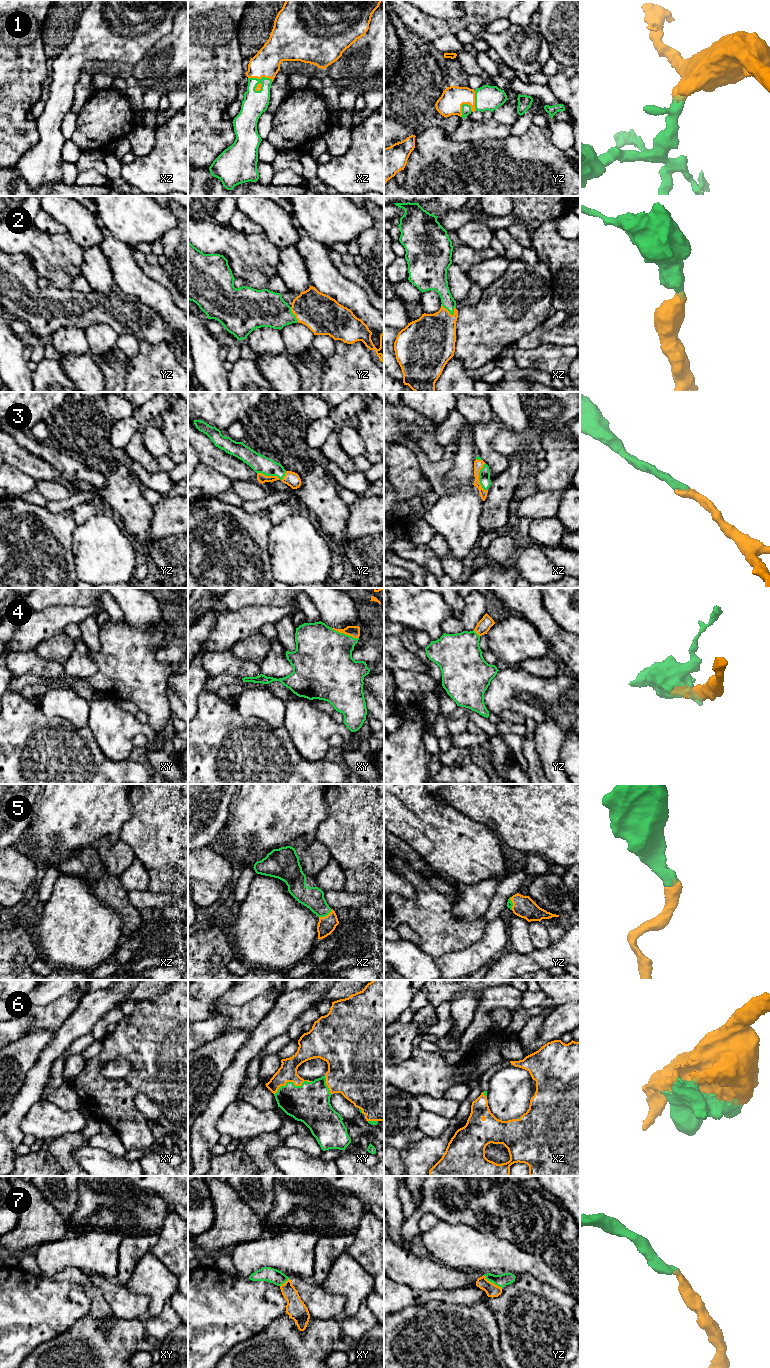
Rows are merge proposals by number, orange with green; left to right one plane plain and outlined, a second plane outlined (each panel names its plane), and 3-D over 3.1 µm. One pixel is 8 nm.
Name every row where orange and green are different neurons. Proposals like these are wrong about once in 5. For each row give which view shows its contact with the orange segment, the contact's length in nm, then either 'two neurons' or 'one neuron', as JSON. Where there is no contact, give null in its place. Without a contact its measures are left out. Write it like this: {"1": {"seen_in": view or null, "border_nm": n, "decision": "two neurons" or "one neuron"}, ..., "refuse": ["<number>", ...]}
{"1": {"seen_in": "xz", "border_nm": 200, "decision": "one neuron"}, "2": {"seen_in": "xz", "border_nm": 130, "decision": "one neuron"}, "3": {"seen_in": "xz", "border_nm": 220, "decision": "one neuron"}, "4": {"seen_in": "xy", "border_nm": 240, "decision": "one neuron"}, "5": {"seen_in": "xz", "border_nm": 130, "decision": "one neuron"}, "6": {"seen_in": "xy", "border_nm": 320, "decision": "one neuron"}, "7": {"seen_in": "yz", "border_nm": 190, "decision": "one neuron"}, "refuse": []}

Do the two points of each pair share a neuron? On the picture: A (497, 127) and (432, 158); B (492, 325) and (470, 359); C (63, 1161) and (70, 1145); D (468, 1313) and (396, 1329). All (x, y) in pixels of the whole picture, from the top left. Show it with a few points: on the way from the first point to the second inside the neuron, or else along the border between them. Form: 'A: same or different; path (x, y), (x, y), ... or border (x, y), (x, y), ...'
A: different; border (450, 136), (455, 141), (480, 141), (490, 138)
B: same; path (484, 333), (475, 346), (474, 351)
C: same; path (64, 1157), (66, 1149)
D: same; path (450, 1329), (414, 1329)

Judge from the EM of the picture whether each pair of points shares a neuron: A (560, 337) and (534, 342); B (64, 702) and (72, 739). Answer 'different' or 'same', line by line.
A: same
B: same

